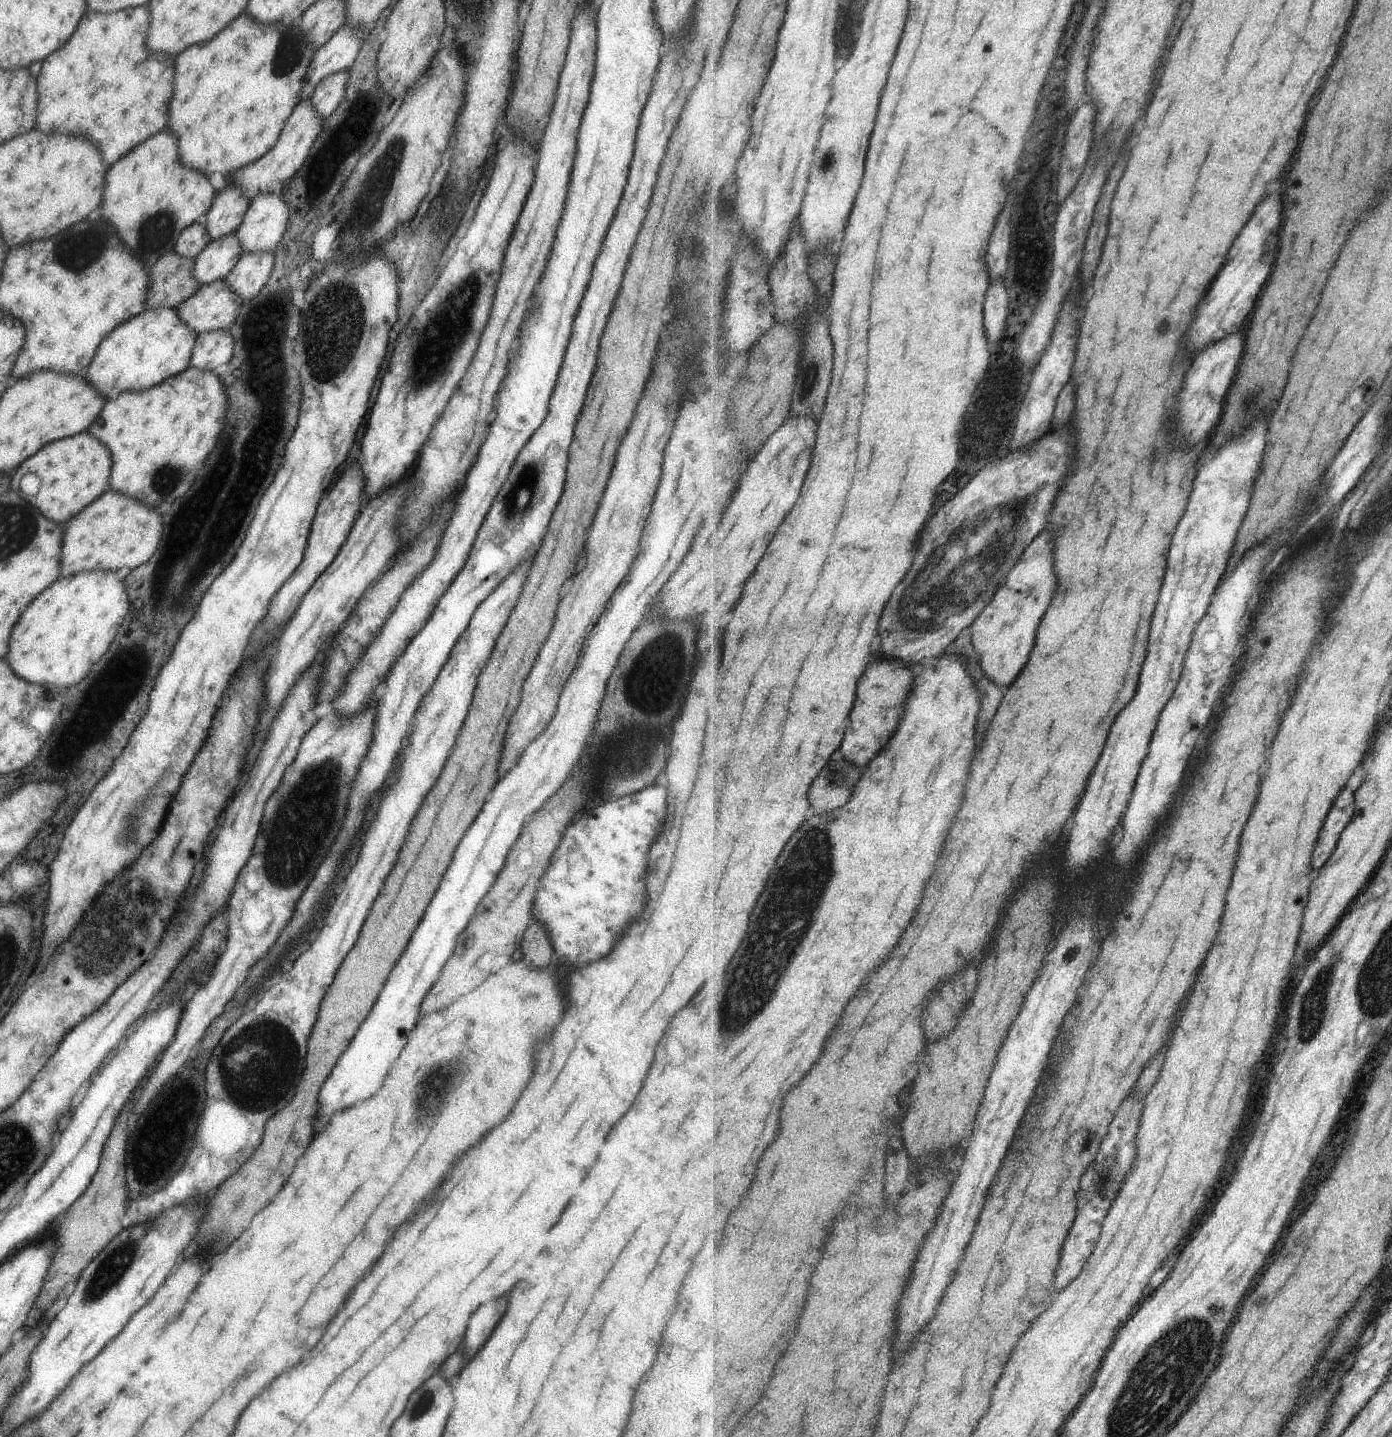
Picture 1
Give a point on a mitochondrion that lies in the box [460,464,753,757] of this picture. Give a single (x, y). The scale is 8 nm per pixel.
(654, 660)

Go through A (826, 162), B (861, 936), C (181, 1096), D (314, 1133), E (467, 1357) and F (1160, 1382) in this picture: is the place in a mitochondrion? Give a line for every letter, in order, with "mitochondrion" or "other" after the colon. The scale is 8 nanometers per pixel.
A: mitochondrion
B: other
C: mitochondrion
D: other
E: other
F: mitochondrion

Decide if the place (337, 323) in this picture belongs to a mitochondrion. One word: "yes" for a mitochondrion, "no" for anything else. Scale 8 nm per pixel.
yes

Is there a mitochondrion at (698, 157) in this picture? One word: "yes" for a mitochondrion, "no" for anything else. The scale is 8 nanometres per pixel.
no

